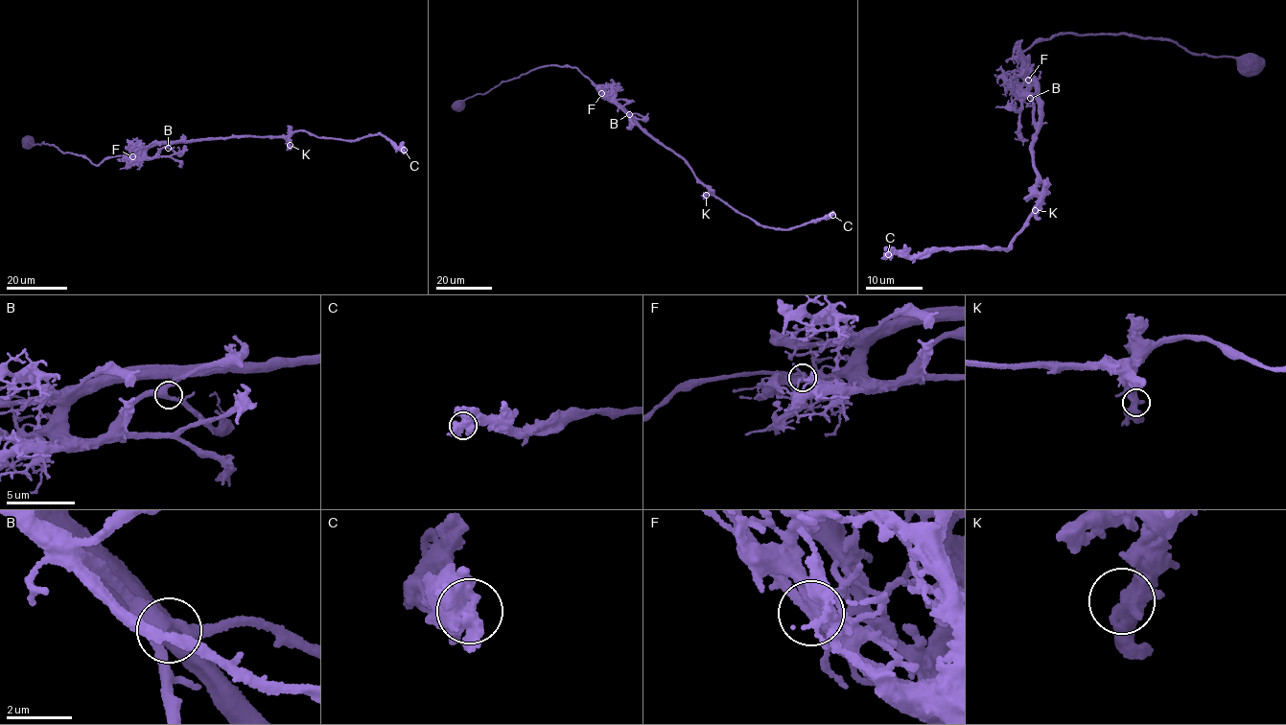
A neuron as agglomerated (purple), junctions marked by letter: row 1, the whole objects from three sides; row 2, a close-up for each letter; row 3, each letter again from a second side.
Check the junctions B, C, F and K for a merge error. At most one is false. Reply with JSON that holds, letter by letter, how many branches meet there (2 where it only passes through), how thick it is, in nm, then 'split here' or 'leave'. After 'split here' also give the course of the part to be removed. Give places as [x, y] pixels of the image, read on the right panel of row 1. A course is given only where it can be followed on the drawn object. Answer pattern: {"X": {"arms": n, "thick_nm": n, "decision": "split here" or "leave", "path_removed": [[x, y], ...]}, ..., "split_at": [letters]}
{"B": {"arms": 3, "thick_nm": 360, "decision": "leave"}, "C": {"arms": 4, "thick_nm": 500, "decision": "leave"}, "F": {"arms": 4, "thick_nm": 360, "decision": "leave"}, "K": {"arms": 3, "thick_nm": 440, "decision": "leave"}, "split_at": []}

